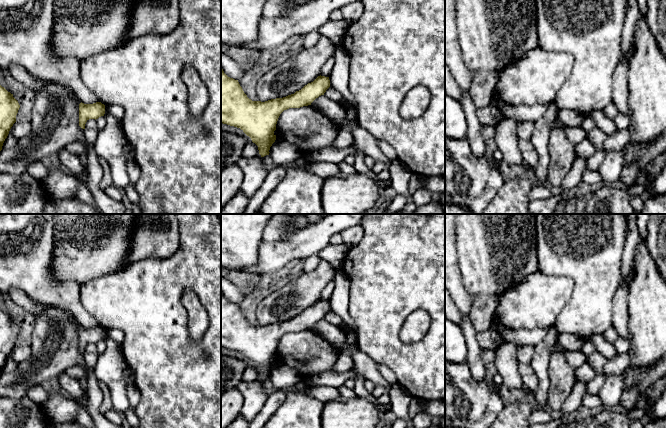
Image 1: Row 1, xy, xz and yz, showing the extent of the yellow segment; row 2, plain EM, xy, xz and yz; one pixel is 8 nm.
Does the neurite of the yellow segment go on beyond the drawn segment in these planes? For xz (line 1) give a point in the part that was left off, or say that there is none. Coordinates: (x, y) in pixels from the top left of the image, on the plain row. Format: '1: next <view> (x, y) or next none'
1: next none

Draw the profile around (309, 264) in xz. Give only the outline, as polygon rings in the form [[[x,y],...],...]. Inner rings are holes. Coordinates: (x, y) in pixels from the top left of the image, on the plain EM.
[[[313,254],[306,259],[304,259],[300,264],[299,264],[299,271],[303,273],[309,273],[312,272],[317,268],[319,263],[321,262],[320,256],[317,254]]]

